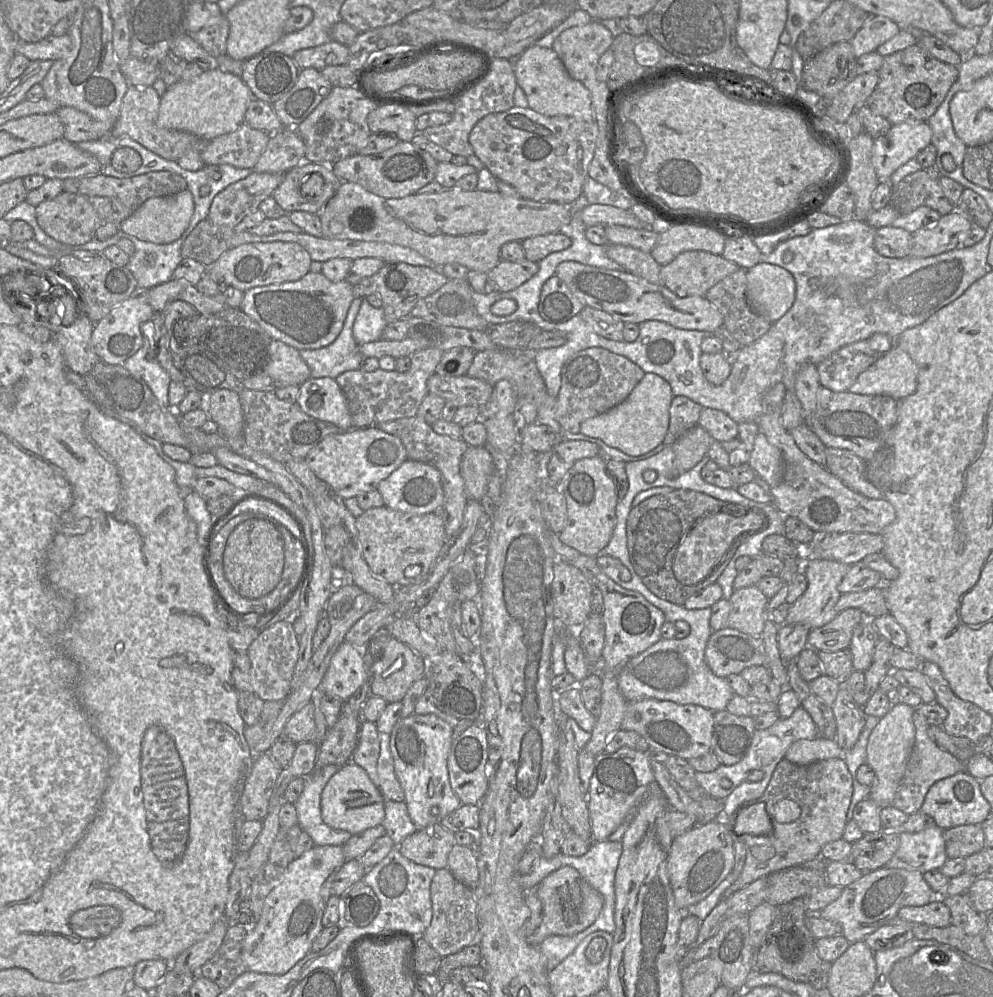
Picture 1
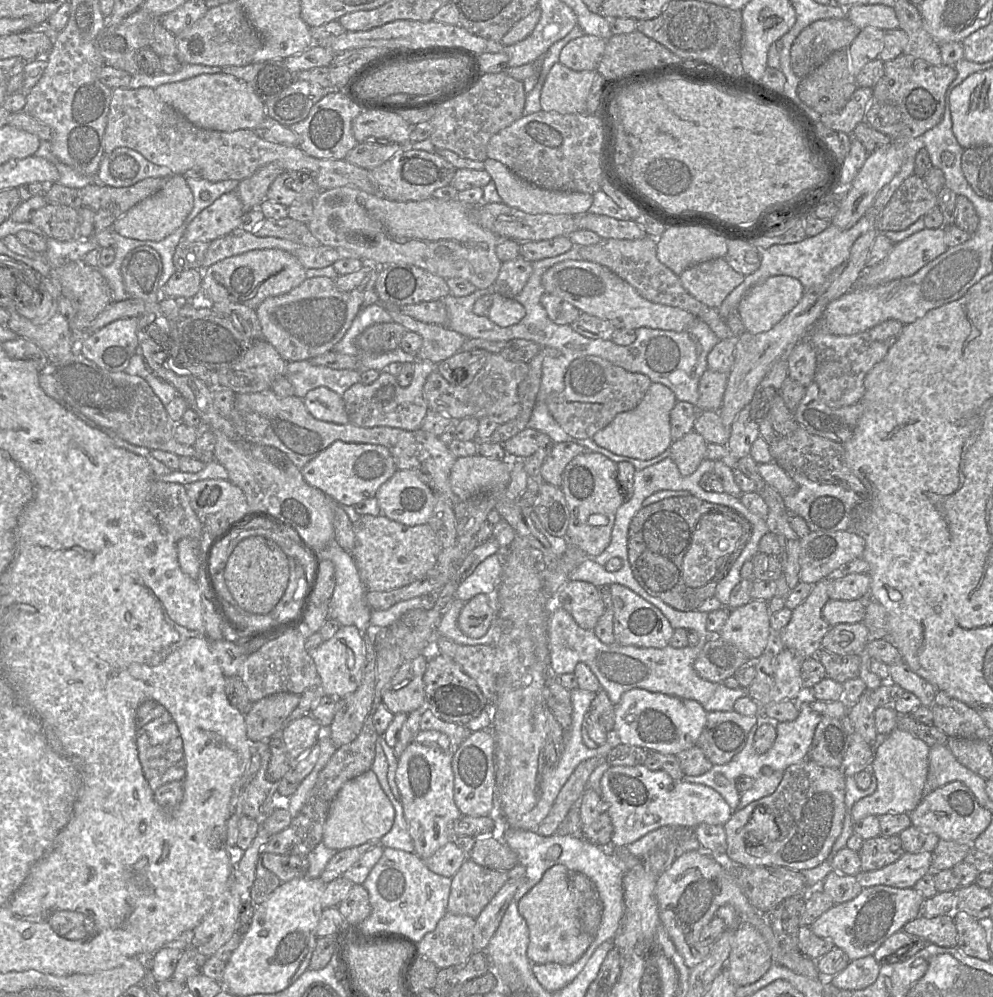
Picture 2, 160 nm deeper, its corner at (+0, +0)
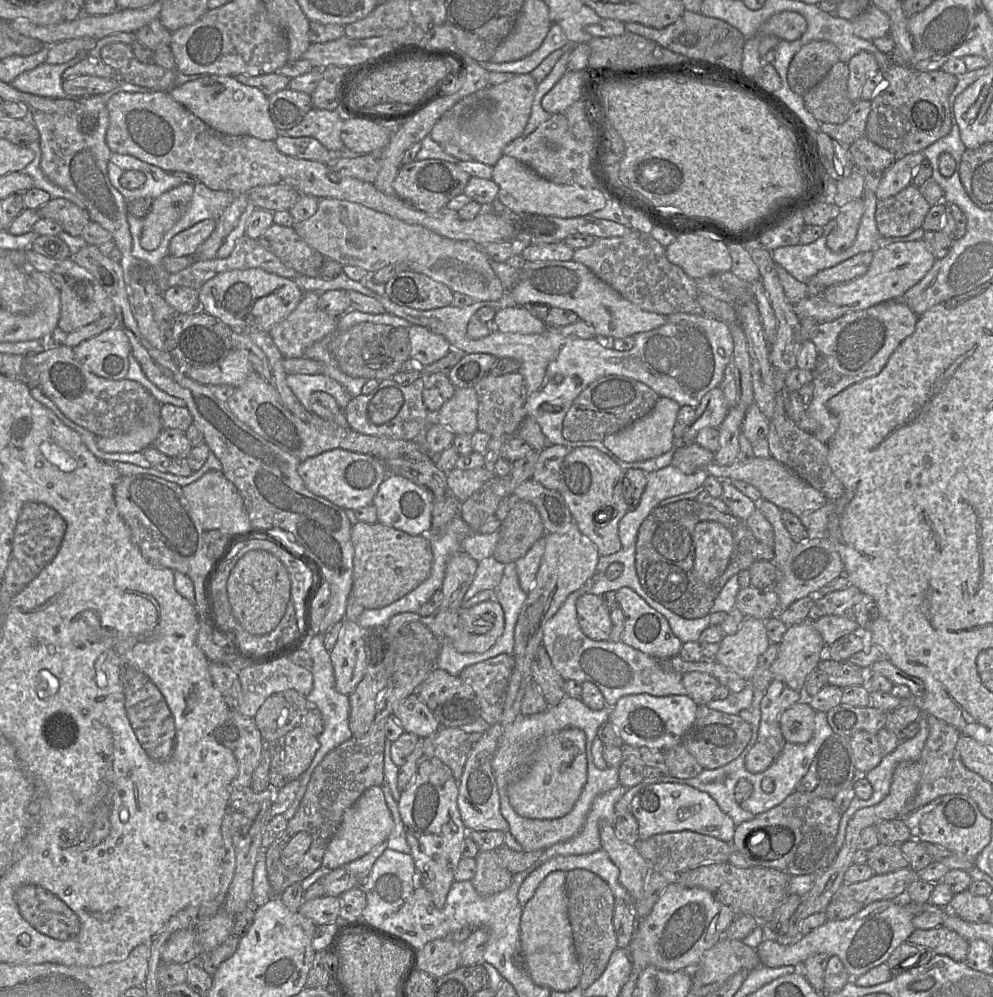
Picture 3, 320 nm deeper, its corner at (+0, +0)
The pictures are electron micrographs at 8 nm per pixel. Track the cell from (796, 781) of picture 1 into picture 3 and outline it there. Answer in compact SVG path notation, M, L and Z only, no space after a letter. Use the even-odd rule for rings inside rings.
M795 790L779 805L737 825L732 845L742 854L751 867L772 868L790 876L811 874L822 868L826 870L826 858L838 832L840 819L841 815L836 810L833 800ZM766 826L784 827L793 833L794 845L792 849L779 859L761 859L746 846L747 835L754 829L758 829L759 831L756 832L758 833Z

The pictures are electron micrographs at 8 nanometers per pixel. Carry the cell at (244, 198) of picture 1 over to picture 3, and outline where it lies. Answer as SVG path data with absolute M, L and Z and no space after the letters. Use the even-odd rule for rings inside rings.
M206 219L179 232L171 239L168 254L175 257L194 256L198 248L212 234L216 223L215 219Z

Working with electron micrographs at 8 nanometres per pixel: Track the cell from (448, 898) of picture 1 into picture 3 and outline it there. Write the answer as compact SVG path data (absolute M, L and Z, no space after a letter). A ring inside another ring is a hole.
M435 939L418 949L418 968L435 978L454 971L460 966L462 943Z

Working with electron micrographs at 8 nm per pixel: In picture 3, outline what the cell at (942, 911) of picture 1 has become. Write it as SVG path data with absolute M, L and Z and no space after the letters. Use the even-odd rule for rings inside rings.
M942 925L929 930L915 929L908 942L928 947L935 954L948 956L956 962L965 962L969 951L966 939Z

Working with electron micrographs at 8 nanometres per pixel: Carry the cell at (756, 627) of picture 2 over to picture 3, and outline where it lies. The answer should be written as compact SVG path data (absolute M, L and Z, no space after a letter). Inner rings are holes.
M745 617L735 634L723 637L715 660L750 684L758 659L770 644L765 621Z

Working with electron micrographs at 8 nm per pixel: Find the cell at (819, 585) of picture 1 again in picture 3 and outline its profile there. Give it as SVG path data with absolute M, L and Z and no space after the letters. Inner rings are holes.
M813 619L789 626L778 644L778 654L771 665L773 677L804 695L807 676L825 656L826 645Z

